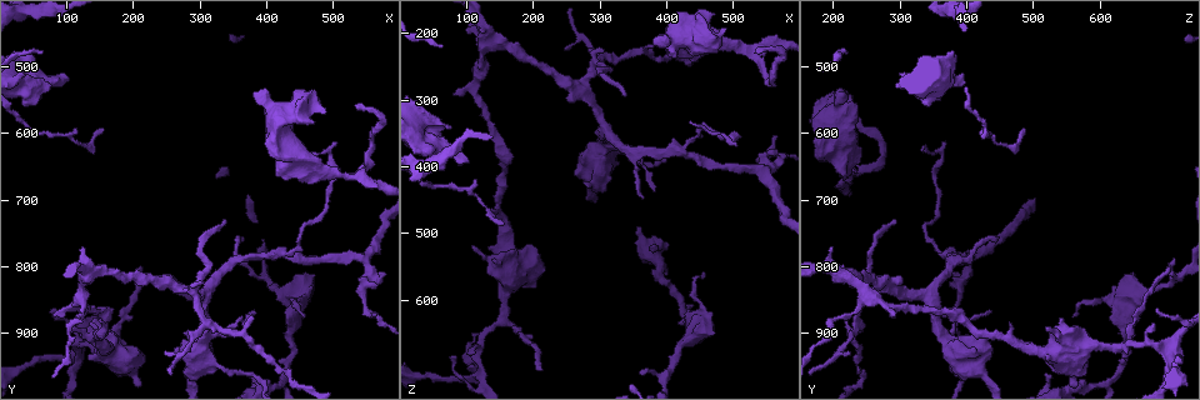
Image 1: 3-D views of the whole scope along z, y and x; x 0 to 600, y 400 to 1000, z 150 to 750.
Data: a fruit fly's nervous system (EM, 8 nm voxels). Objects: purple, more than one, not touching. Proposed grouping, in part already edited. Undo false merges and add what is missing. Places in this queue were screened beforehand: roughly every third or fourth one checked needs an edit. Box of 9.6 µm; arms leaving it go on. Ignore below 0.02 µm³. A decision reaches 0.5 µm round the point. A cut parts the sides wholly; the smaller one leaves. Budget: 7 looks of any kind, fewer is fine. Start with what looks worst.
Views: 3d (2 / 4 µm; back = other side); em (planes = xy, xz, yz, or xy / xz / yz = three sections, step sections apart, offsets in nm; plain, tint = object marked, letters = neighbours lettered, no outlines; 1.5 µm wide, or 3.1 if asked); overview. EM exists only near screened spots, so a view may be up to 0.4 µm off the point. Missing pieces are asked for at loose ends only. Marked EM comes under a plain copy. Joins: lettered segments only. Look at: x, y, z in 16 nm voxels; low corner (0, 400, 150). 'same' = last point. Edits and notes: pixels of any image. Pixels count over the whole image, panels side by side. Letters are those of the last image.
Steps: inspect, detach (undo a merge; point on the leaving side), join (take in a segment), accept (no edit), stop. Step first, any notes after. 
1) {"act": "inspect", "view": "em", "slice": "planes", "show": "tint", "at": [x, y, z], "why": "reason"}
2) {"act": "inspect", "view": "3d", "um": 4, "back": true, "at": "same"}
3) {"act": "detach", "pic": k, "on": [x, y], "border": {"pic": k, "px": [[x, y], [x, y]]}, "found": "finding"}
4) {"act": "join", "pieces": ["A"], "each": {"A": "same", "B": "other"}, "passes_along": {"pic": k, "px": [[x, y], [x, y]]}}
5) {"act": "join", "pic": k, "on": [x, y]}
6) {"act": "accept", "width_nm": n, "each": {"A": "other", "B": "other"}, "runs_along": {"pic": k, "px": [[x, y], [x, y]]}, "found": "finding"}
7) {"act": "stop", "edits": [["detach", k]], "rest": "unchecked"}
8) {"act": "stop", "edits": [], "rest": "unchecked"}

{"act": "inspect", "view": "3d", "um": 4, "back": true, "at": [490, 565, 190]}

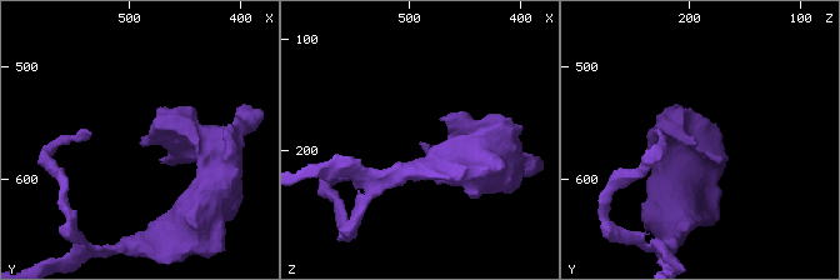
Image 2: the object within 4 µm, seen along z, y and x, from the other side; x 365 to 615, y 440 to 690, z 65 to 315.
{"act": "inspect", "view": "em", "slice": "xy", "step": 8, "show": "tint", "at": [490, 568, 194], "why": "need the tissue"}

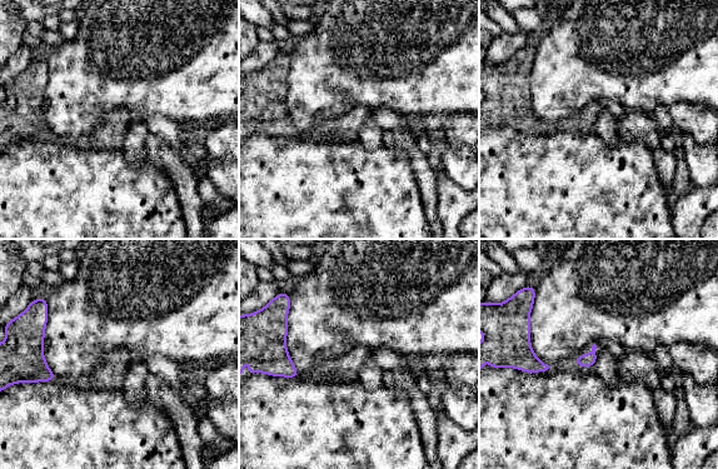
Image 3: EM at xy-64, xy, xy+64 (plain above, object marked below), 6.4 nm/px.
{"act": "inspect", "view": "em", "slice": "planes", "show": "letters", "at": "same", "why": "another direction"}

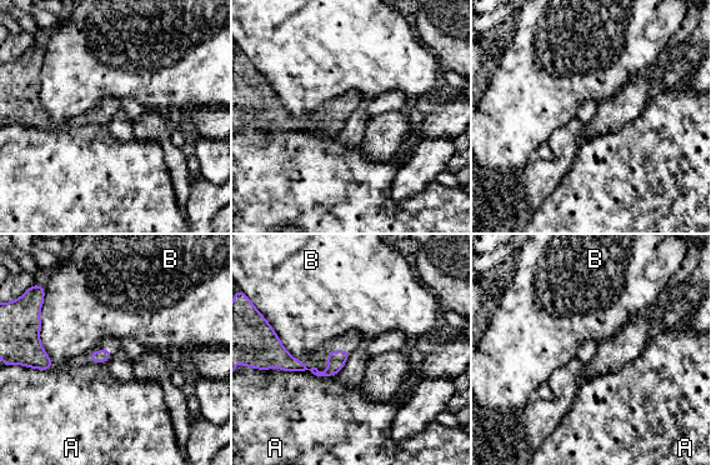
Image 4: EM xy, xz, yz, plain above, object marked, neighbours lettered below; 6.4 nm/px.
{"act": "accept", "each": {"A": "other", "B": "other"}, "border": {"pic": 4, "px": [[43, 300], [40, 345], [54, 366]]}, "found": "none of them fits"}

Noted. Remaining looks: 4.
{"act": "inspect", "view": "em", "slice": "planes", "show": "letters", "at": [380, 880, 215], "why": "an open end"}

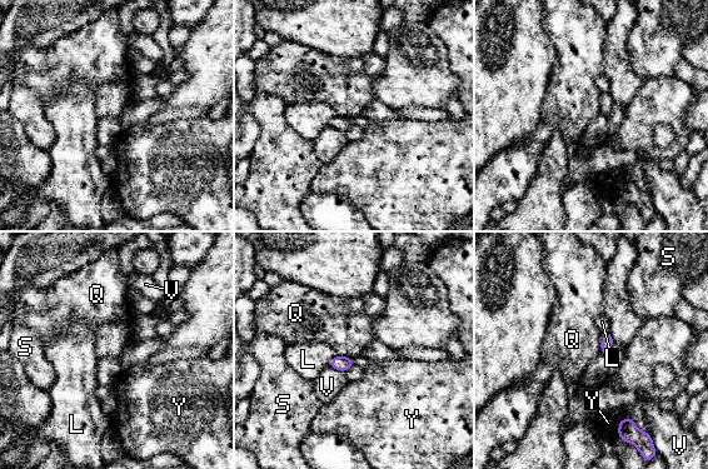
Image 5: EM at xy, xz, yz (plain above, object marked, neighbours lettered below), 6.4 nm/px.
{"act": "accept", "longest_contact_nm": ["V", 120], "each": {"L": "other", "Q": "other", "S": "other", "V": "other", "Y": "other"}, "border": {"pic": 5, "px": [[601, 338], [599, 352]]}, "found": "no lettered segment goes on from it"}

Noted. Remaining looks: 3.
{"act": "inspect", "view": "3d", "um": 2, "at": [270, 835, 285], "why": "three arms meet"}

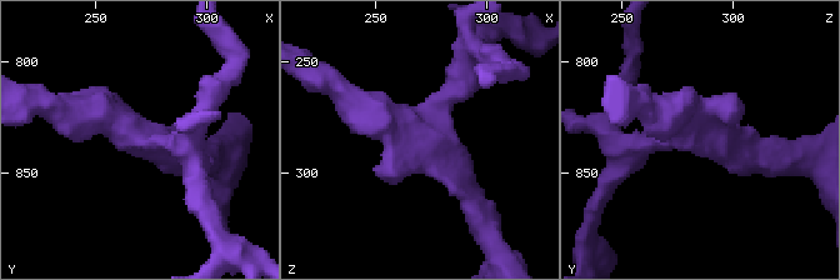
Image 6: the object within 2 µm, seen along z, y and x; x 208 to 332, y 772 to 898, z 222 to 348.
{"act": "inspect", "view": "em", "slice": "planes", "show": "letters", "at": [271, 833, 285], "arms": 3, "arm_widths_nm": [200, 200, 220]}

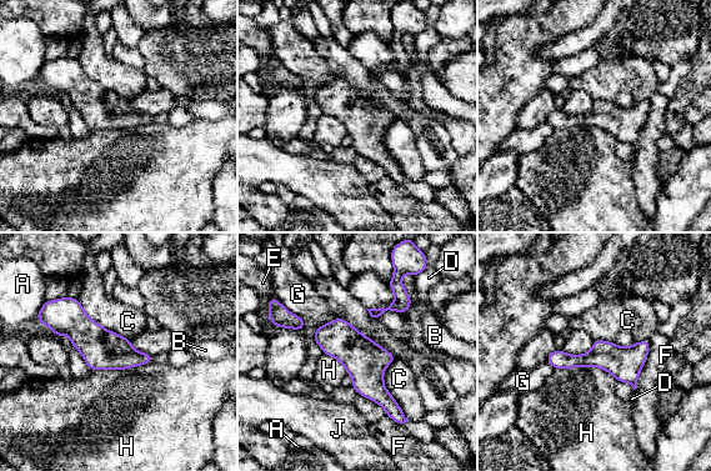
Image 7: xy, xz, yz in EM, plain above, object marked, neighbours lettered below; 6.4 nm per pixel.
{"act": "accept", "longest_contact_nm": ["H", 440], "each": {"A": "other", "B": "other", "C": "other", "D": "other", "E": "other", "F": "other", "G": "other", "H": "other", "J": "other"}, "found": "one cell here"}

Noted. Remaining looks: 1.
{"act": "stop", "edits": [], "rest": "unchecked"}

